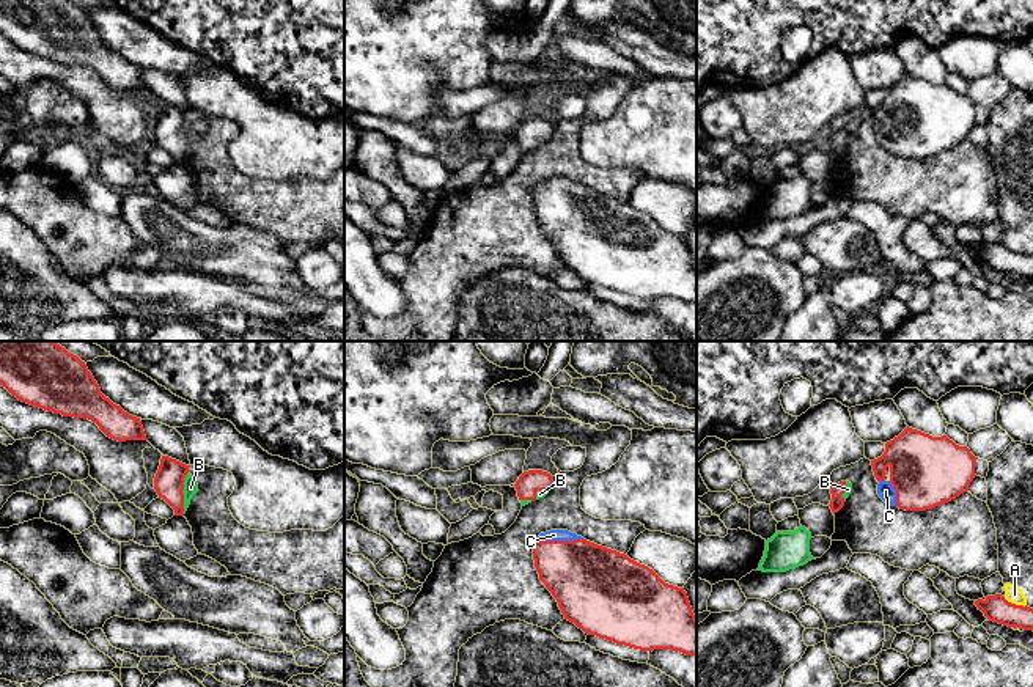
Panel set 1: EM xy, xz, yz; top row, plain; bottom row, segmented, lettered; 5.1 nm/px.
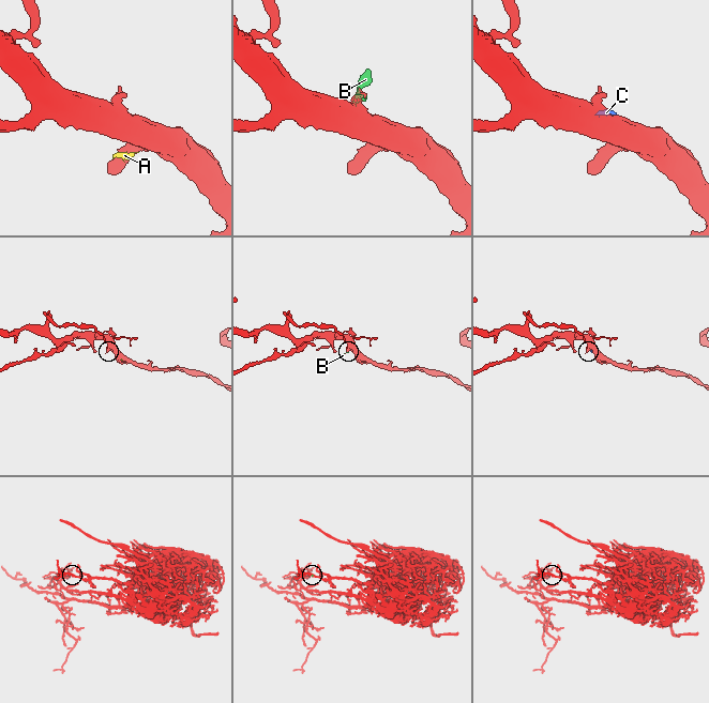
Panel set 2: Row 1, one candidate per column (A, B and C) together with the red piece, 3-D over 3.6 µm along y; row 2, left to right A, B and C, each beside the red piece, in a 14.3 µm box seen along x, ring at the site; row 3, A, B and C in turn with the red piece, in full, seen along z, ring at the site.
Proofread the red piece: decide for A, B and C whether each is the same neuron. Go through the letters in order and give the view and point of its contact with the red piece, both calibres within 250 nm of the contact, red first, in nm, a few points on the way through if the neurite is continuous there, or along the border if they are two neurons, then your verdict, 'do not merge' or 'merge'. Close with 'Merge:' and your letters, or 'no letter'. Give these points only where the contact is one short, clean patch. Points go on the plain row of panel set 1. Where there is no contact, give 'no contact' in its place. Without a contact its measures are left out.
A: yz (1014, 252) | 140/90 nm | along yz (1003, 246), (1025, 253) | do not merge
B: xy (181, 140) | 160/80 nm | across xy (169, 131), (181, 140), (191, 135) | merge
C: xz (558, 189) | 380/60 nm | merge
Merge: B, C

